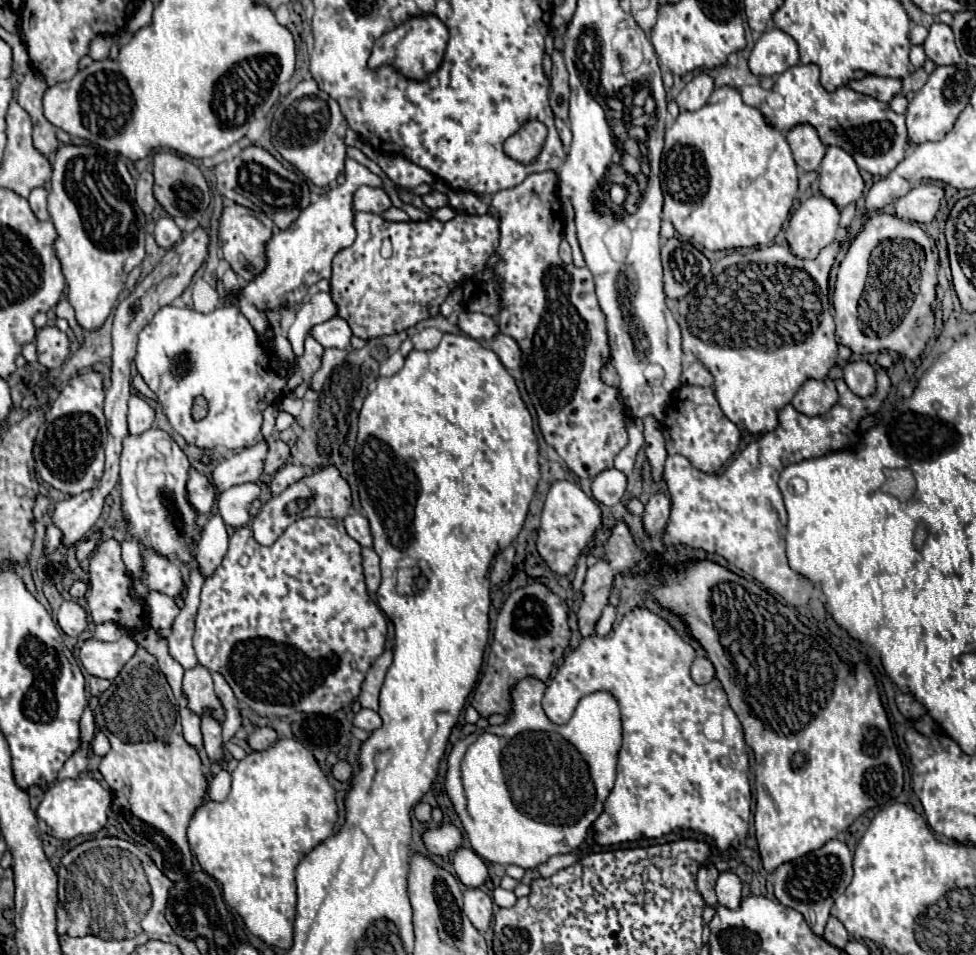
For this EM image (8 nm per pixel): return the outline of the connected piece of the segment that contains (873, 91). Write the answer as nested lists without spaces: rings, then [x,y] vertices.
[[[865,76],[861,80],[849,80],[847,86],[855,92],[873,96],[881,102],[889,102],[895,94],[901,90],[901,82],[895,78],[883,78],[883,76]]]

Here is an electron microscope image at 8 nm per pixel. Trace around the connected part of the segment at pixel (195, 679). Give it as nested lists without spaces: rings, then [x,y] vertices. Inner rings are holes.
[[[195,666],[185,672],[183,692],[189,698],[189,708],[201,716],[205,708],[213,708],[217,712],[217,720],[223,720],[223,708],[213,690],[213,678],[205,666]]]

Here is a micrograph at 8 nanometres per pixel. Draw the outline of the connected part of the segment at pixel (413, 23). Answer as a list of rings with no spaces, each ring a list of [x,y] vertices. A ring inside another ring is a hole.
[[[423,14],[423,16],[411,16],[397,28],[385,32],[373,46],[367,66],[371,70],[381,66],[393,66],[397,72],[401,72],[409,80],[425,80],[431,72],[435,72],[443,60],[443,52],[449,40],[447,26],[435,16],[435,14]]]

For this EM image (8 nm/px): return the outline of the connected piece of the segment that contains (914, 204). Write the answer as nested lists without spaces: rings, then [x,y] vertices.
[[[919,184],[895,202],[897,216],[917,224],[929,224],[941,204],[943,188],[937,184]]]

